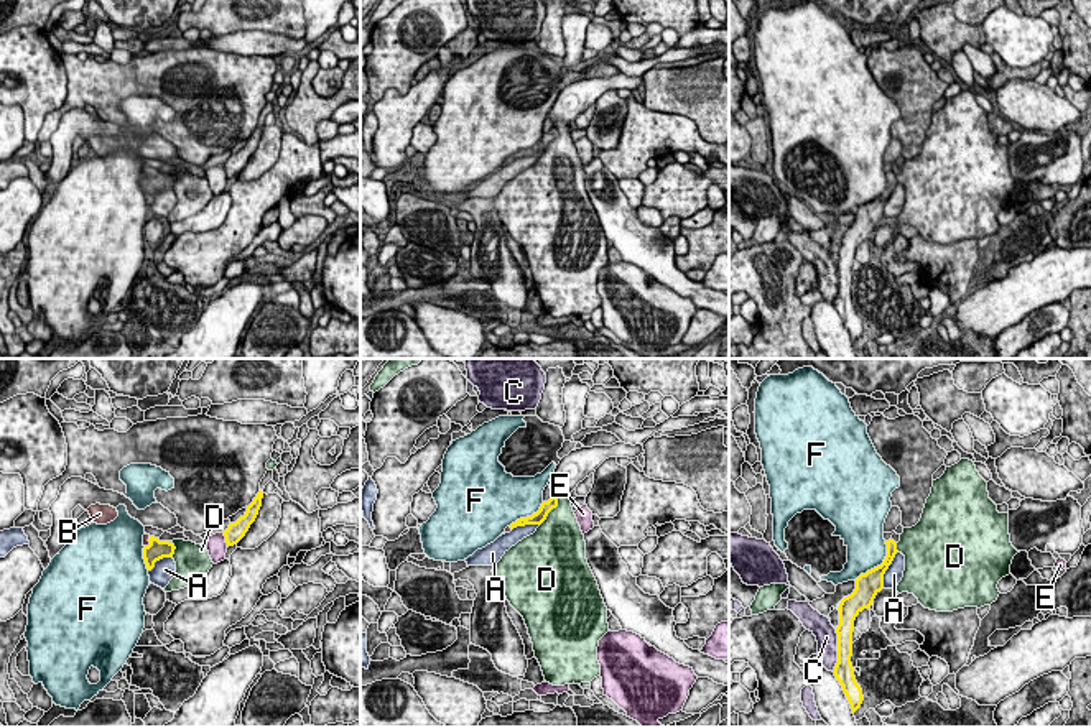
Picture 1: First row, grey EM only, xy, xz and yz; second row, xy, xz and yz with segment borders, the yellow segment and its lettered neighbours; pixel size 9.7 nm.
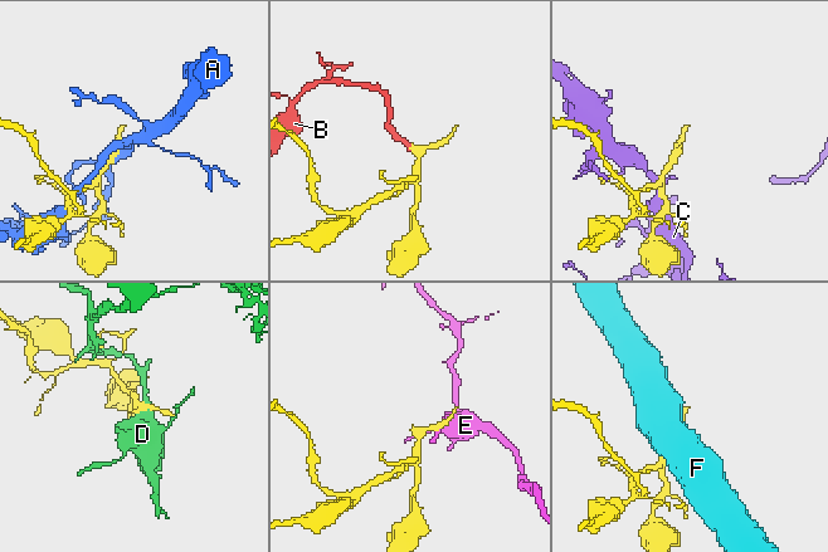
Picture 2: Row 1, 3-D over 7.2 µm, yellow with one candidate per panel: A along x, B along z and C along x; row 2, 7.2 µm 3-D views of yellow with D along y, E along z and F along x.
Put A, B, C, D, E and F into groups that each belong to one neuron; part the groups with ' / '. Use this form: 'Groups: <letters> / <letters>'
Groups: A / B / C / D / E / F

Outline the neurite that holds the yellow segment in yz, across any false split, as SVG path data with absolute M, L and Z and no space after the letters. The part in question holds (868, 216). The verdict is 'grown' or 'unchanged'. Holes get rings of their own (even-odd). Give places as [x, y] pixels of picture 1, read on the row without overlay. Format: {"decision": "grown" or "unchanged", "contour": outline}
{"decision": "unchanged", "contour": "M894 171L885 173L887 188L884 194L856 211L856 220L851 227L844 229L838 238L839 257L838 265L838 294L834 298L834 308L843 317L843 322L851 336L852 345L861 339L864 327L862 321L856 313L854 299L851 294L852 288L852 263L854 252L864 242L870 240L875 227L884 220L884 206L892 196L897 183Z"}

